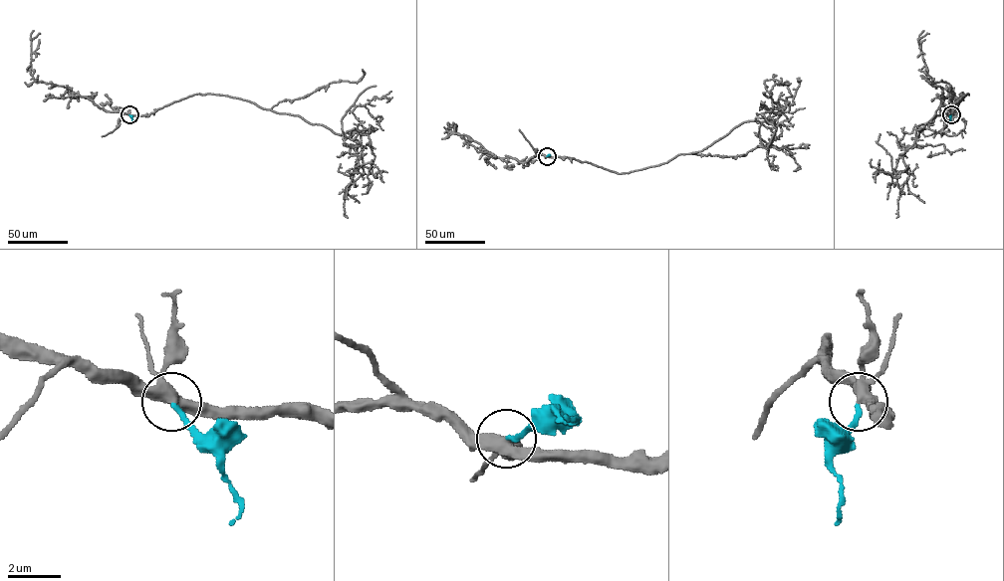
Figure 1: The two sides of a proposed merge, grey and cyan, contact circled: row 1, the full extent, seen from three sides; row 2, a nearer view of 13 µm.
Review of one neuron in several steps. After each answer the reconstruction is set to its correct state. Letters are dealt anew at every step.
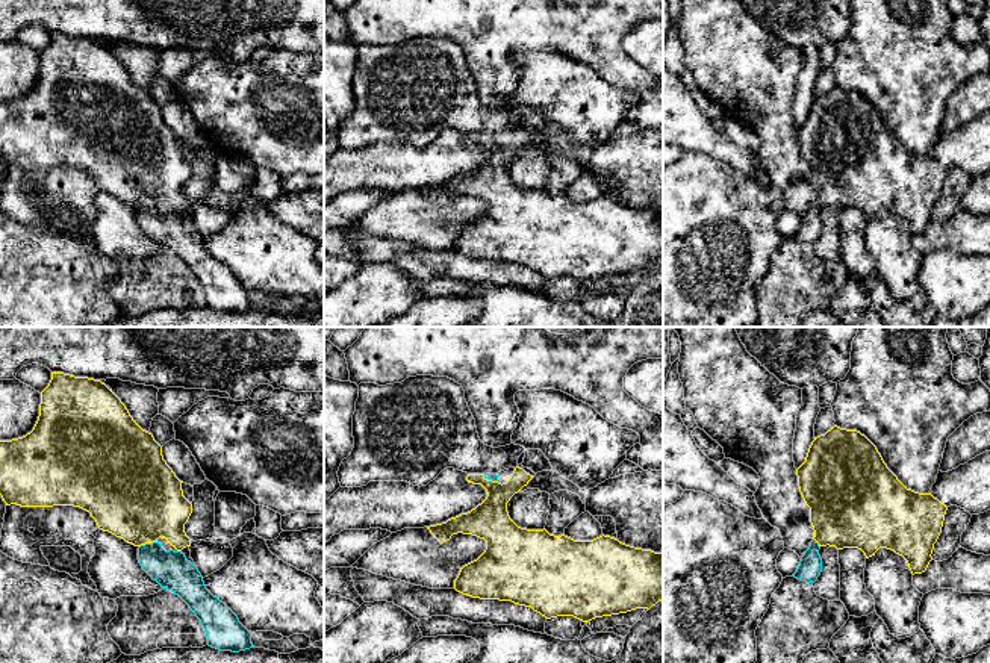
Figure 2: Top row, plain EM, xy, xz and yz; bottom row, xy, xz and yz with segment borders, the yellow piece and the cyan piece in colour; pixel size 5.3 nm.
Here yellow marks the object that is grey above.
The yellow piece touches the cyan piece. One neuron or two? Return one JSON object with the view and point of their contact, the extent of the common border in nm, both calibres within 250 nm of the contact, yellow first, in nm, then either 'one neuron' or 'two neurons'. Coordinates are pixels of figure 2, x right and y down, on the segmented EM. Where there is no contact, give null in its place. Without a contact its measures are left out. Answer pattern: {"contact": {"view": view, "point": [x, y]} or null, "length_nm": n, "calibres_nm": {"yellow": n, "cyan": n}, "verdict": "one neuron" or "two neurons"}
{"contact": {"view": "xy", "point": [147, 542]}, "length_nm": 100, "calibres_nm": {"yellow": 460, "cyan": 200}, "verdict": "one neuron"}

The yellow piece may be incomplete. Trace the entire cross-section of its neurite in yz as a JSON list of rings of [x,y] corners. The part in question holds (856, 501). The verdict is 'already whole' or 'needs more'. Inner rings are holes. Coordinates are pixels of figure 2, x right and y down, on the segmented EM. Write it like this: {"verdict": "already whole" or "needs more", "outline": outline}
{"verdict": "needs more", "outline": [[[837,425],[814,437],[805,462],[796,469],[799,492],[810,507],[814,537],[801,556],[795,578],[814,583],[822,572],[822,546],[858,548],[866,559],[879,548],[902,556],[911,574],[926,571],[948,507],[931,493],[907,489],[887,468],[876,447],[860,431]]]}

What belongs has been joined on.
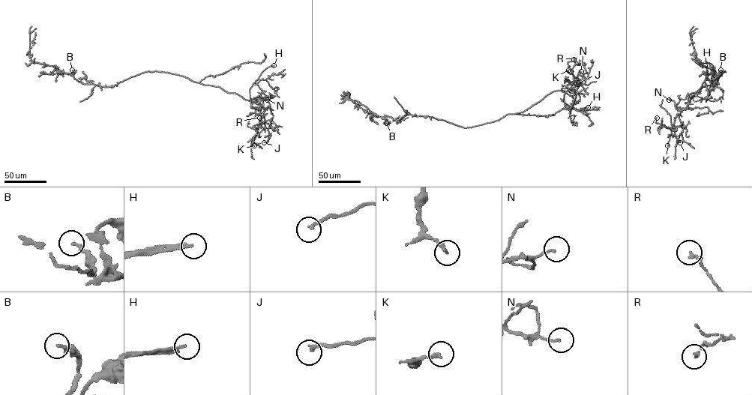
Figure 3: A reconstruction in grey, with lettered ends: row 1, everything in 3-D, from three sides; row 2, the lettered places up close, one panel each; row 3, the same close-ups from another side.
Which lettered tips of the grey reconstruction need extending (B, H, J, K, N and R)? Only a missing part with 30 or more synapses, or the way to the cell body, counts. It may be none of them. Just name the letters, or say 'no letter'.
H

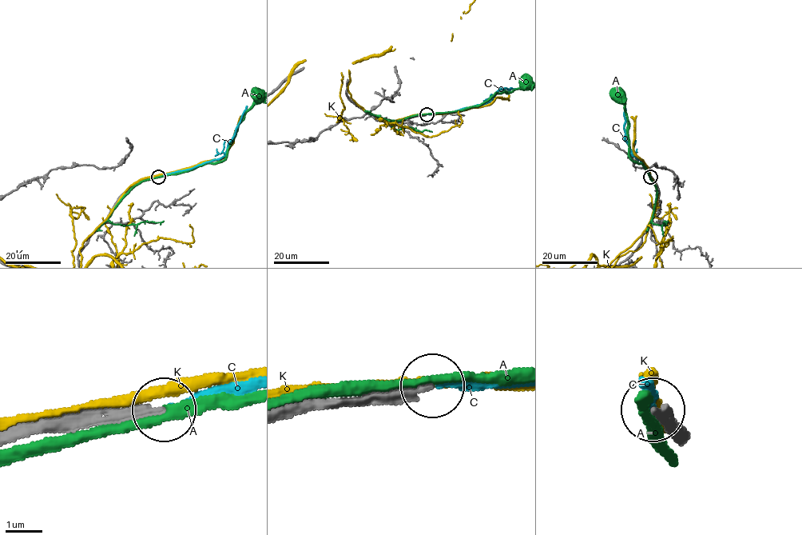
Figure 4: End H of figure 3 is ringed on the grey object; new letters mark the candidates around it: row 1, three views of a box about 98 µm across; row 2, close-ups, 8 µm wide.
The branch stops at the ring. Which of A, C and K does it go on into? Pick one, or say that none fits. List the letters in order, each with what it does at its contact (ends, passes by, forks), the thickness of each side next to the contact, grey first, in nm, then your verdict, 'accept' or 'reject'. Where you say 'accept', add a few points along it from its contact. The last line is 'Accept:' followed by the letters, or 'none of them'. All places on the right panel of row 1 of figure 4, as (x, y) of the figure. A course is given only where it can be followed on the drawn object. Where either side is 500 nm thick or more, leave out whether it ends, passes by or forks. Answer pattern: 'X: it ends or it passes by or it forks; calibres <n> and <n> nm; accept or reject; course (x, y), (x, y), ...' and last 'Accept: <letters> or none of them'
A: it passes by; calibres 320 and 320 nm; reject
C: it ends; calibres 190 and 200 nm; accept; course (650, 177), (641, 161), (633, 154), (625, 140), (625, 105)
K: it passes by; calibres 320 and 320 nm; reject
Accept: C

